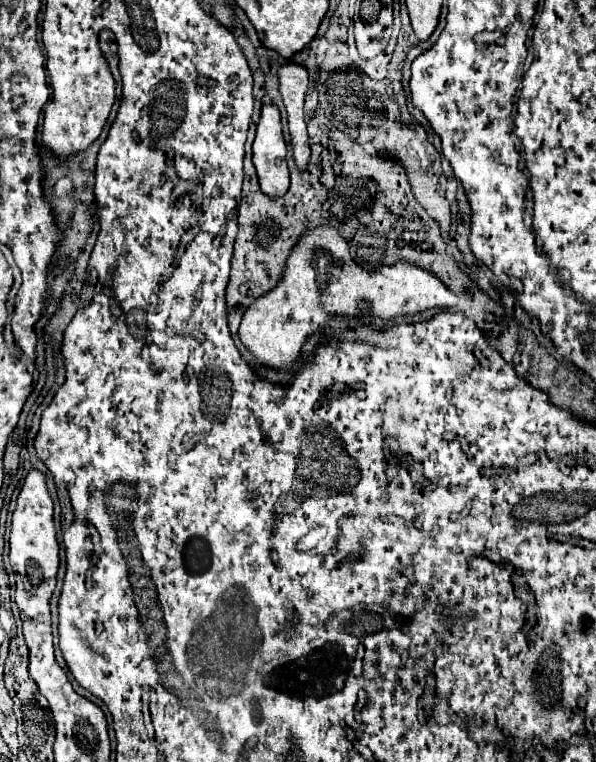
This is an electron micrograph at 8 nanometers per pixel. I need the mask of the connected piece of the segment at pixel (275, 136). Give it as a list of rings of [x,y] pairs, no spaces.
[[[273,104],[263,106],[253,142],[253,164],[265,196],[281,198],[289,190],[287,148],[281,132],[281,116]]]

